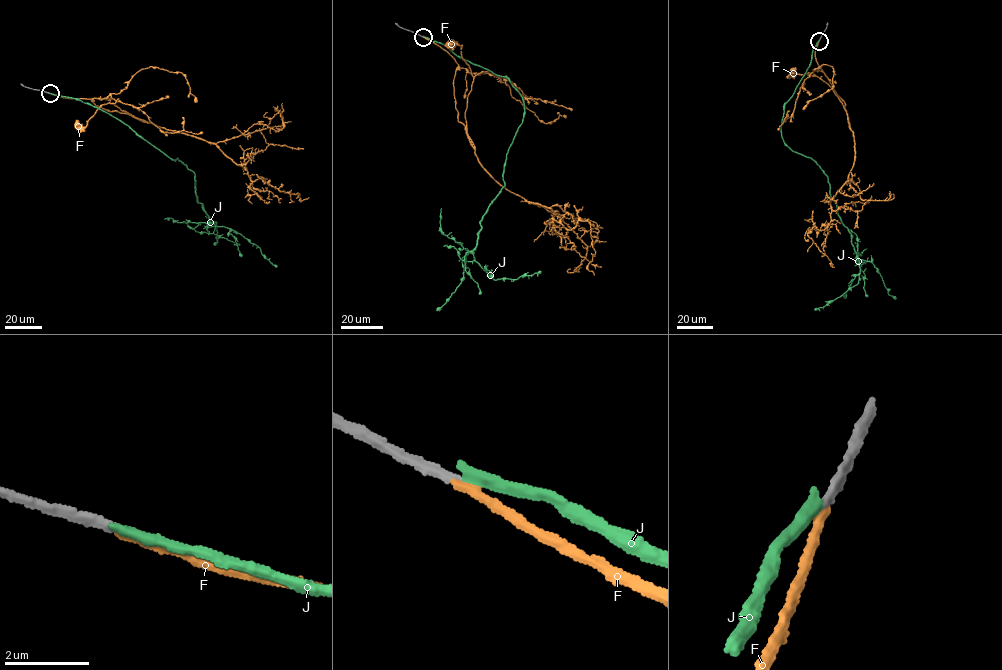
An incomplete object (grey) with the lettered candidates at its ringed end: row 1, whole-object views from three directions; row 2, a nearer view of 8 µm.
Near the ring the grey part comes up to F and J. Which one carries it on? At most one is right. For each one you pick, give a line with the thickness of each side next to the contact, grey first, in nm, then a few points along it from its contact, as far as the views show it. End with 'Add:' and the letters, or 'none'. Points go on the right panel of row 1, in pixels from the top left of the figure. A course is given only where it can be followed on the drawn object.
F: Thickness 220 nm (grey) against 190 nm. Its course: (819, 41), (814, 52), (816, 60), (844, 101), (845, 109), (825, 82), (812, 73), (793, 73)
Add: F

